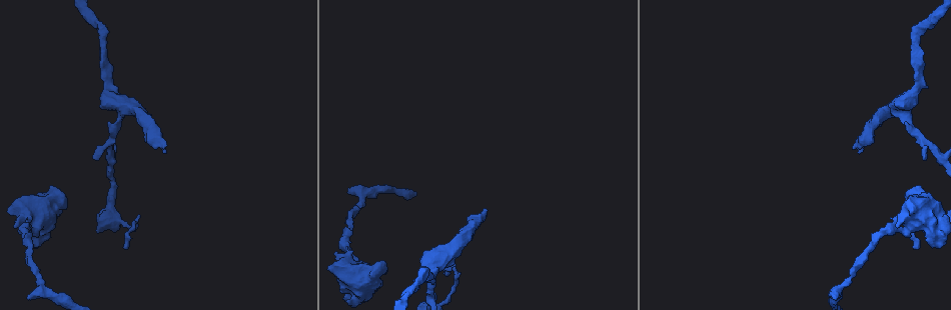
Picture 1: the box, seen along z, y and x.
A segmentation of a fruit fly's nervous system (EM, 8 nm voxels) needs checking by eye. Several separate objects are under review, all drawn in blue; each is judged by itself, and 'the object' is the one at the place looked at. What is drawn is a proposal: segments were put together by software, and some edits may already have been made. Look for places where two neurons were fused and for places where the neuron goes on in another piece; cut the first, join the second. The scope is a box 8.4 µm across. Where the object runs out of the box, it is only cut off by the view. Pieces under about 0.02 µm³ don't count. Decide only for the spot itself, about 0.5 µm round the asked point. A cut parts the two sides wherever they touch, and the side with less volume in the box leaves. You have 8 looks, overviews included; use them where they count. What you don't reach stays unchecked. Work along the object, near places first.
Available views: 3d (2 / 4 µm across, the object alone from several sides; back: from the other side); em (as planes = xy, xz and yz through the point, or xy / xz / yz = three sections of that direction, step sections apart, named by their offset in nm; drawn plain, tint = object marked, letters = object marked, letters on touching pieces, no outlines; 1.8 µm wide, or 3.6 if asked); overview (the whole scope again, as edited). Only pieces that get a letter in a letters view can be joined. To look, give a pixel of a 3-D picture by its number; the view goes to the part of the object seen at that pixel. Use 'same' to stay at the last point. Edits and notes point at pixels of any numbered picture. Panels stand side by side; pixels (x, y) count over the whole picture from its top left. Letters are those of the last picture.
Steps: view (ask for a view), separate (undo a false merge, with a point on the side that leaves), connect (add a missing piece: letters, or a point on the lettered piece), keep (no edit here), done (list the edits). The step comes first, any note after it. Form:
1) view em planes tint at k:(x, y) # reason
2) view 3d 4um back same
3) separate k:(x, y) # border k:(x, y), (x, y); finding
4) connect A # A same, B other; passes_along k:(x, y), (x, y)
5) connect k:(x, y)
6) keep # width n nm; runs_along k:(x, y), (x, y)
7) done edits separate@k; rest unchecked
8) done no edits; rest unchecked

view em planes tint at 1:(67, 204) # an open end

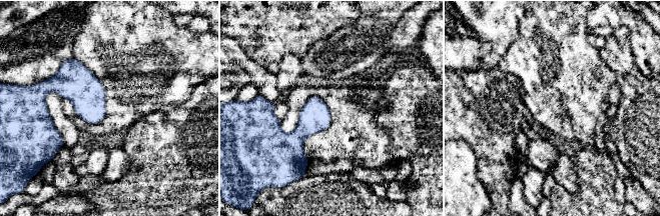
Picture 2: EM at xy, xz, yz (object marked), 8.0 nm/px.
view em planes letters same # what lies round it

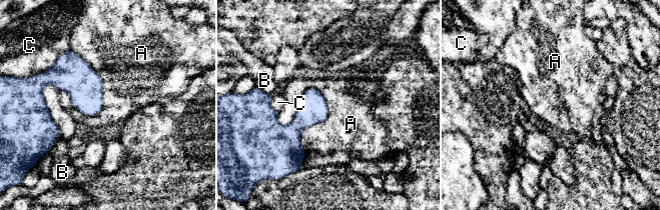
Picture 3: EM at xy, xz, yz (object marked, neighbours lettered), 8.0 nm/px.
keep # A other, B other, C other; border 3:(70, 49), (102, 84), (94, 116); none of them fits

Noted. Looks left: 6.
view em planes letters at 1:(834, 296) # an open end

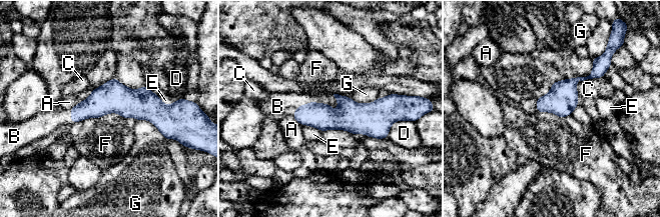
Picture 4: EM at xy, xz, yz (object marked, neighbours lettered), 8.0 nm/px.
connect B # longest_contact G 300 nm; A other, B same, C other, D other, E other, F other, G other; passes_along 4:(321, 116), (300, 105), (277, 106); the neuron continues

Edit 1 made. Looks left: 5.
view em yz step 4 letters at 1:(485, 213) # an open end

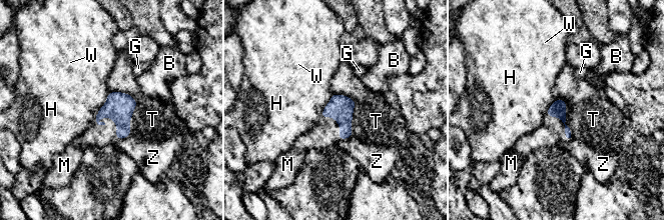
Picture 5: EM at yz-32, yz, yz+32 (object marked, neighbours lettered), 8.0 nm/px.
keep # B other, G other, H other, M other, T other, W other, Z other; border 5:(333, 93), (355, 102), (353, 134); no lettered piece goes on from it

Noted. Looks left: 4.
done edits connect@4; rest unchecked

